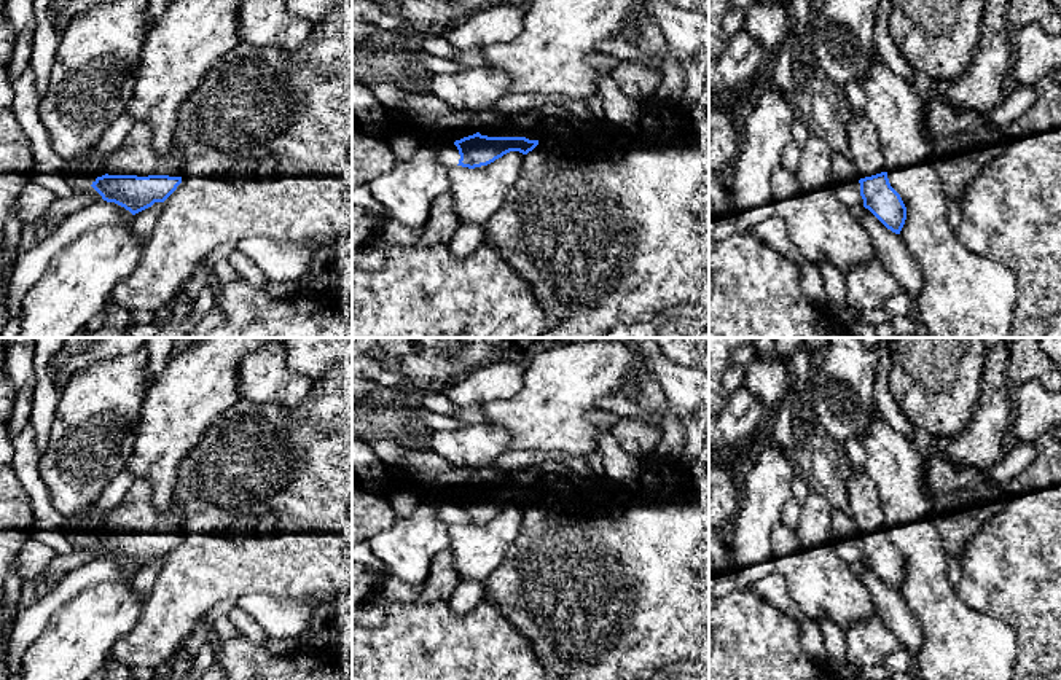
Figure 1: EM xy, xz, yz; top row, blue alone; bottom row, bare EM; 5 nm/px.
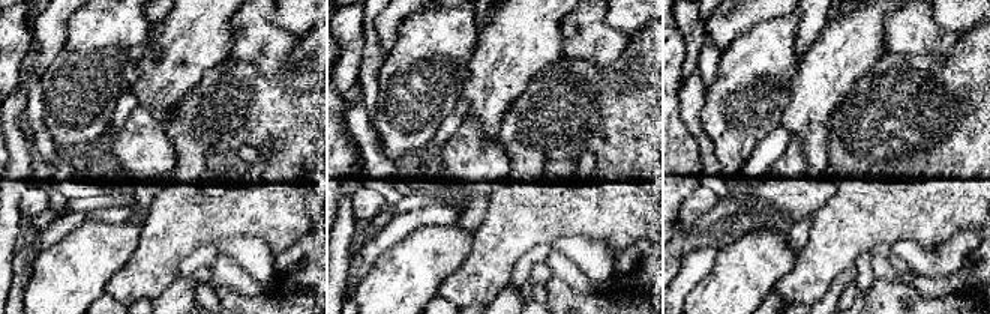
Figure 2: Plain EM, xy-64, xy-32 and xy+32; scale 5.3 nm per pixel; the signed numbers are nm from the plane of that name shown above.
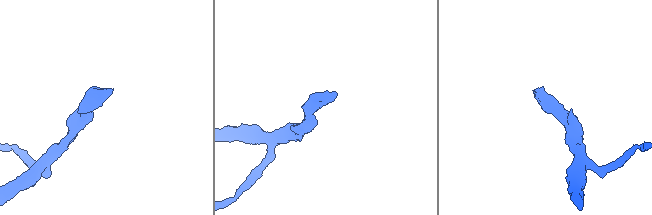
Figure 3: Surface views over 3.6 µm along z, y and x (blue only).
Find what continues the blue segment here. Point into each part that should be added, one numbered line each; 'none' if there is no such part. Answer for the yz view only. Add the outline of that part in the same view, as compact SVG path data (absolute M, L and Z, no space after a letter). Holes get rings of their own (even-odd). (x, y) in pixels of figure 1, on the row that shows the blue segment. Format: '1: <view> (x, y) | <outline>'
1: yz (865, 153) | M851 113L844 135L849 145L849 158L857 169L859 180L884 172L884 158L875 126L867 116Z

